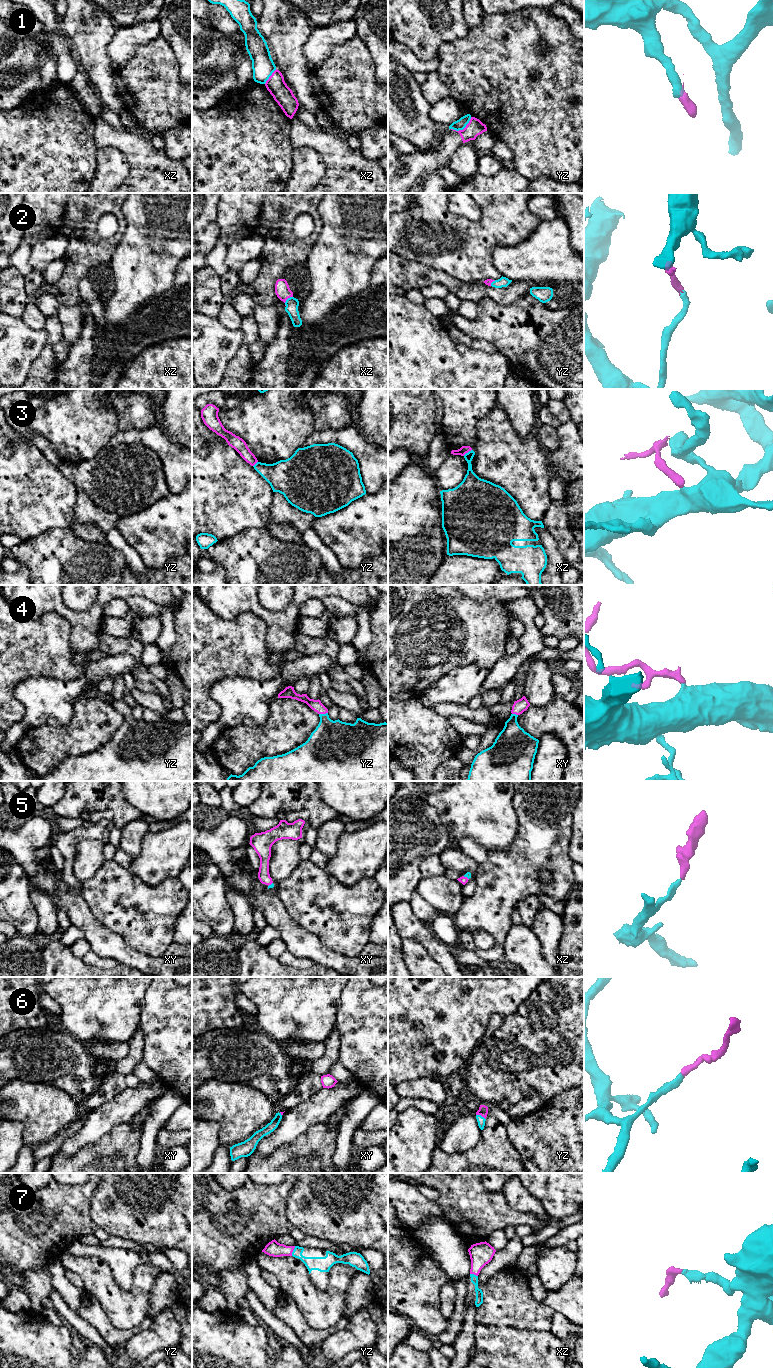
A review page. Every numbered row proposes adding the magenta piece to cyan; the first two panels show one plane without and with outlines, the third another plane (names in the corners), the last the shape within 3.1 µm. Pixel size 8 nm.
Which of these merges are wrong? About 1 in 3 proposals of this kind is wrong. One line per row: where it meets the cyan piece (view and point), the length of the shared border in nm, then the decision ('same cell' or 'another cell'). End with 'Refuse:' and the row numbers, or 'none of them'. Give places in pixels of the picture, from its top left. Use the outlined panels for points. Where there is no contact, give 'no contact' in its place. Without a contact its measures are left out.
1: yz (462, 129) | 190 nm | another cell
2: xz (288, 298) | 90 nm | same cell
3: xz (468, 452) | 90 nm | another cell
4: yz (323, 714) | 70 nm | same cell
5: xz (466, 876) | 50 nm | same cell
6: yz (481, 1116) | 90 nm | same cell
7: yz (293, 1251) | 90 nm | same cell
Refuse: 1, 3

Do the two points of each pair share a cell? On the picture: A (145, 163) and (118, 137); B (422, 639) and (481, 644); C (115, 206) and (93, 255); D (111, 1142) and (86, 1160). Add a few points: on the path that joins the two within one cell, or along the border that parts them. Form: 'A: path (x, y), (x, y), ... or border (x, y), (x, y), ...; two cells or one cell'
A: path (138, 156), (125, 143); one cell
B: path (437, 639), (466, 640); one cell
C: path (100, 210), (90, 220), (90, 240); one cell
D: path (105, 1148), (92, 1159); one cell

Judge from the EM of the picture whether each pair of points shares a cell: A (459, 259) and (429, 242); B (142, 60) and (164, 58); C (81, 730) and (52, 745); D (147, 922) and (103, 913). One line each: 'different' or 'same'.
A: same
B: same
C: same
D: same

